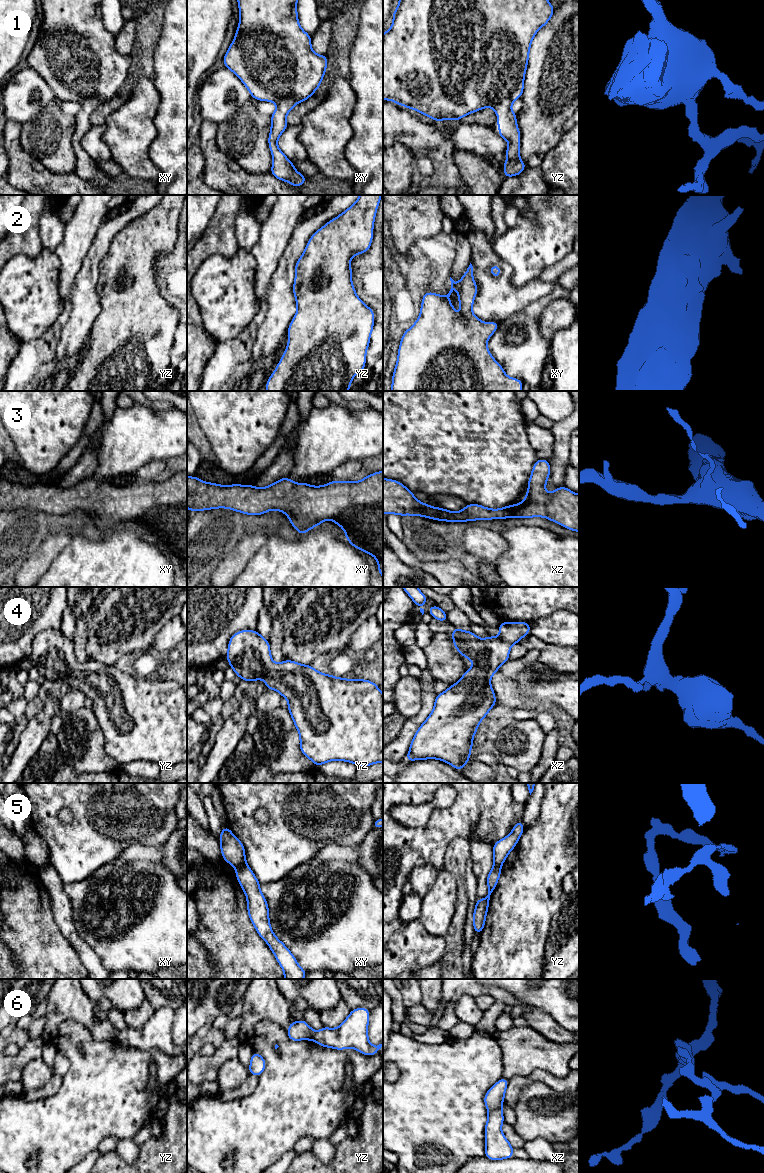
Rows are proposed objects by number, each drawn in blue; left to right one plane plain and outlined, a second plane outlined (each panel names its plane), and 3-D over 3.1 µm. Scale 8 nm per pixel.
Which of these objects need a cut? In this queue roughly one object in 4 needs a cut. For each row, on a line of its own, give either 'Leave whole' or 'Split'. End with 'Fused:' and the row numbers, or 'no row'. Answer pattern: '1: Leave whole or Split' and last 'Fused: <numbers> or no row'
1: Leave whole
2: Leave whole
3: Leave whole
4: Leave whole
5: Split
6: Split
Fused: 5, 6

